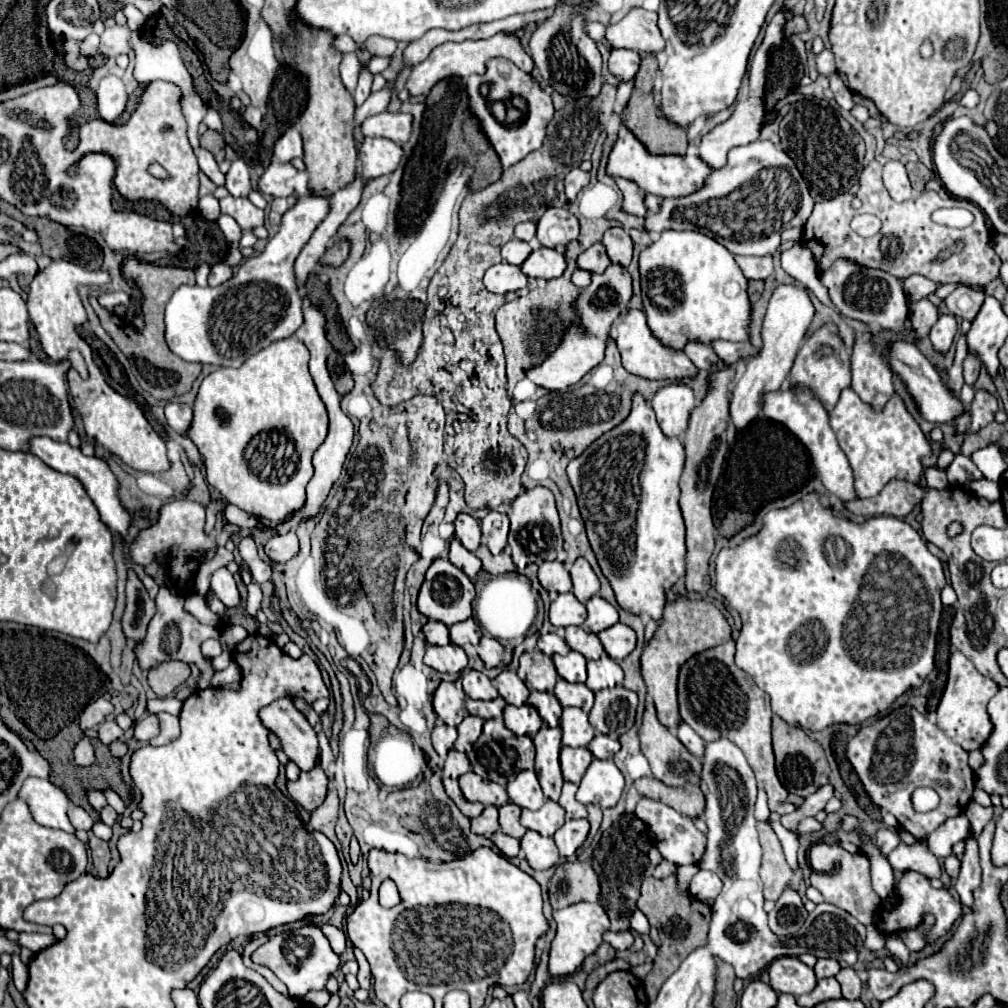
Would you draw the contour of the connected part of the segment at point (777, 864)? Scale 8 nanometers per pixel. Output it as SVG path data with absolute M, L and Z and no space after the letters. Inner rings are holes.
M758 823L758 833L760 833L760 845L762 845L760 877L764 883L764 897L776 901L784 891L784 887L790 885L792 881L794 881L794 889L798 889L802 881L802 871L798 869L798 873L792 873L792 869L784 859L782 845L768 823Z

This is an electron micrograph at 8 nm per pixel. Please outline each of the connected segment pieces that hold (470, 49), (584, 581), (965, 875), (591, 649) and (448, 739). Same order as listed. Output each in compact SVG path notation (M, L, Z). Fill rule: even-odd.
M496 33L494 37L488 37L488 39L478 39L478 41L462 41L462 43L444 43L440 47L436 47L430 57L426 61L422 61L420 65L416 65L412 71L410 71L410 77L408 77L408 83L406 87L410 89L410 95L428 95L428 91L440 81L440 79L446 79L448 75L460 75L460 77L468 77L468 75L484 75L486 71L486 63L494 57L504 57L504 59L510 59L516 67L520 67L522 71L530 73L534 63L530 59L530 55L524 51L520 39L514 35L514 33Z
M584 557L576 559L572 569L570 569L570 575L572 575L572 593L576 595L576 599L580 603L586 603L592 595L598 593L600 589L600 581L596 577L596 573L592 571L592 567L588 565L588 561Z
M968 827L968 835L964 837L964 857L962 857L962 867L960 867L960 877L956 881L956 891L960 895L960 901L970 907L972 905L972 891L980 885L980 865L978 865L978 841L974 837L972 827Z
M570 625L566 627L566 643L570 649L582 653L586 659L600 659L604 647L602 643L598 641L596 635L584 631L582 627L576 627L576 625Z
M438 723L432 731L432 745L436 749L436 753L444 759L446 753L454 747L454 741L458 737L456 727L448 727L446 723Z

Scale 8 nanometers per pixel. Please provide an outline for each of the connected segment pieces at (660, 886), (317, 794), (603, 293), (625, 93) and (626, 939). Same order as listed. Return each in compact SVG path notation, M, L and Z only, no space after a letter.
M670 875L666 879L654 879L654 877L646 877L642 881L642 889L640 889L640 899L638 899L638 909L648 917L648 921L652 921L654 927L658 927L660 931L660 947L658 947L658 955L654 959L654 967L648 973L648 977L644 979L644 991L648 1001L654 1001L662 983L668 979L668 975L672 975L678 965L696 949L696 947L704 947L704 943L708 943L708 923L710 923L710 907L704 905L698 899L692 899L692 895L688 893L680 893L676 887L676 875Z
M314 767L308 773L300 773L298 781L288 783L288 793L298 805L302 805L306 811L312 813L320 803L324 803L326 787L328 777L320 767Z
M610 265L604 273L594 273L592 283L582 291L582 295L576 301L576 307L580 311L582 319L582 331L570 329L562 341L562 345L538 367L528 371L528 377L550 389L550 391L562 391L574 383L578 383L590 369L600 365L604 359L604 345L612 327L612 321L618 317L620 309L624 309L632 299L632 277L628 269L620 265Z
M630 79L628 83L620 81L620 85L618 85L618 103L620 103L622 107L626 107L628 97L630 97L630 93L632 93L632 87L634 87L634 79Z
M606 931L604 941L610 943L616 951L624 951L624 949L628 949L632 945L634 935L630 931Z

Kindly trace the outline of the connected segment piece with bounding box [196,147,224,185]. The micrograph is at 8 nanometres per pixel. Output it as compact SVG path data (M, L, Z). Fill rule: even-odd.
M200 147L200 149L196 149L196 157L198 157L198 165L200 165L200 169L208 175L208 179L214 181L216 185L224 185L224 175L220 173L218 163L214 161L212 153Z

